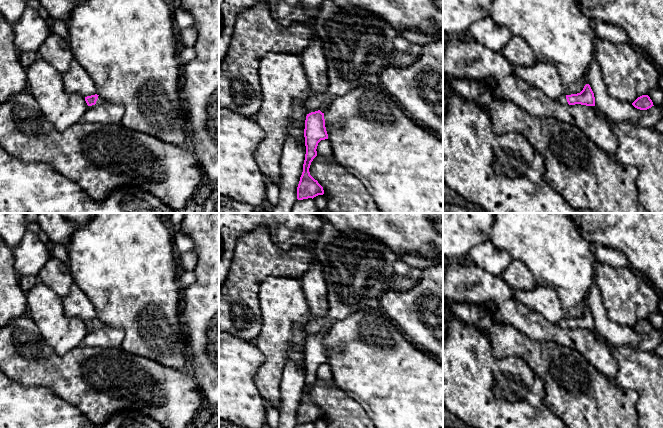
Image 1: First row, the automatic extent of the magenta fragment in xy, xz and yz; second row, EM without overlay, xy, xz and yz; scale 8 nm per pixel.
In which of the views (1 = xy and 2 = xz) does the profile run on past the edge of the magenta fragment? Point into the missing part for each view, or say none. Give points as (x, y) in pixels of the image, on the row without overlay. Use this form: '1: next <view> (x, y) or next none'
1: next xy (100, 324)
2: next xz (331, 322)

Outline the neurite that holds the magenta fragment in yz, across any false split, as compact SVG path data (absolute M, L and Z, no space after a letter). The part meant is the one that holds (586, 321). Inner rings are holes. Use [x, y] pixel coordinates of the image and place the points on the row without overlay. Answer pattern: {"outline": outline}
{"outline": "M586 308L580 317L571 319L564 318L559 322L555 323L555 325L563 329L581 328L586 330L595 330L594 317L589 308Z"}

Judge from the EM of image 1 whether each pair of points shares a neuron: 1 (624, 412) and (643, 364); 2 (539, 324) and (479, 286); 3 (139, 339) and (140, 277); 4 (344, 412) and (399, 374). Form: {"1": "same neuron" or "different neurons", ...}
{"1": "different neurons", "2": "same neuron", "3": "same neuron", "4": "different neurons"}

